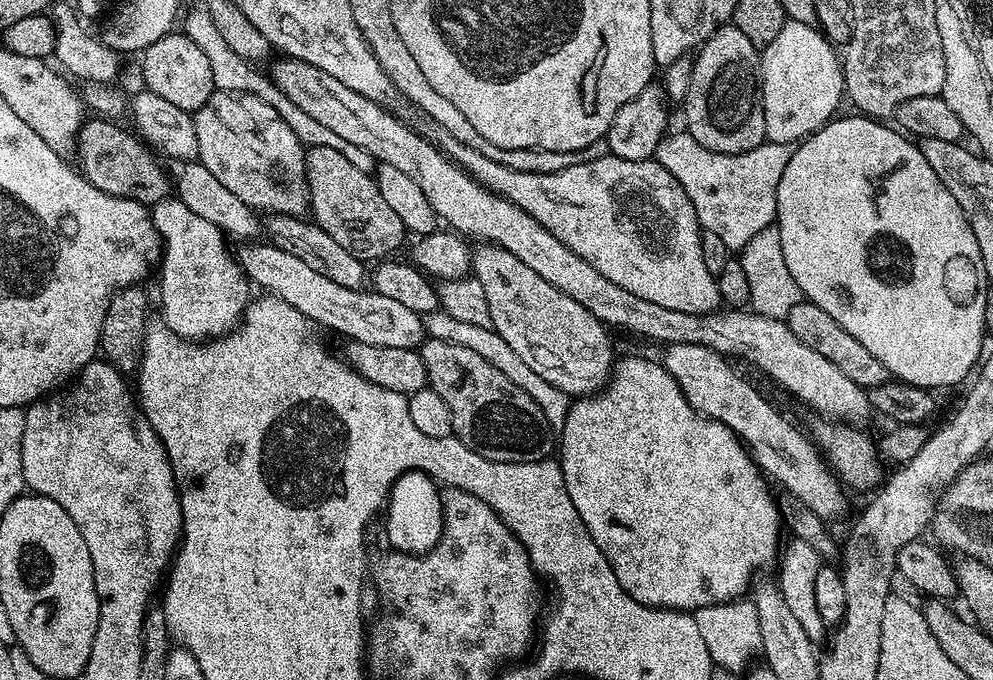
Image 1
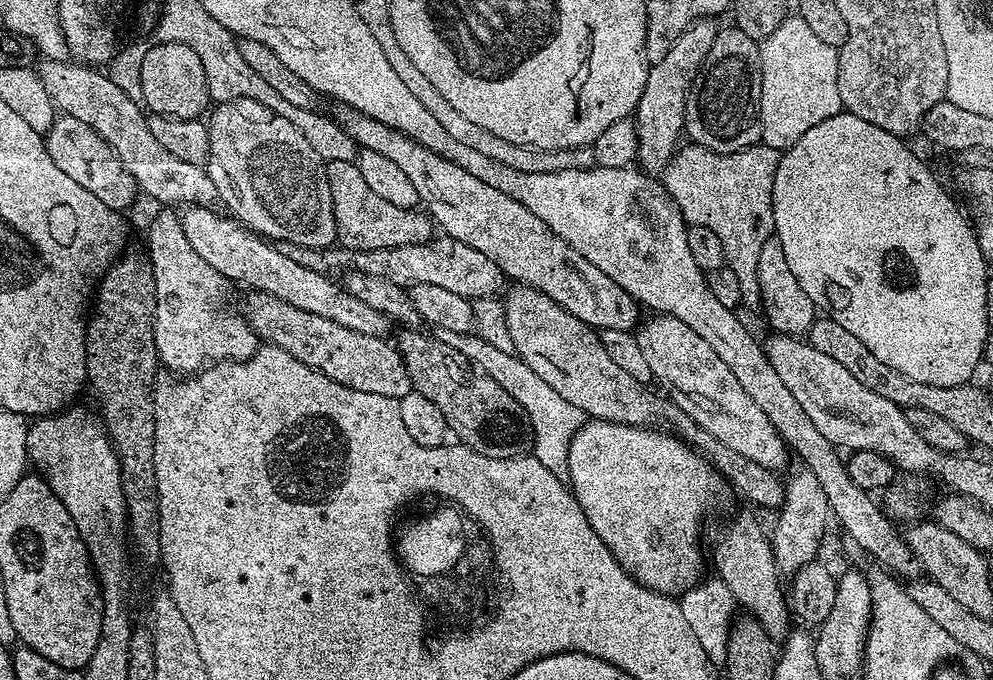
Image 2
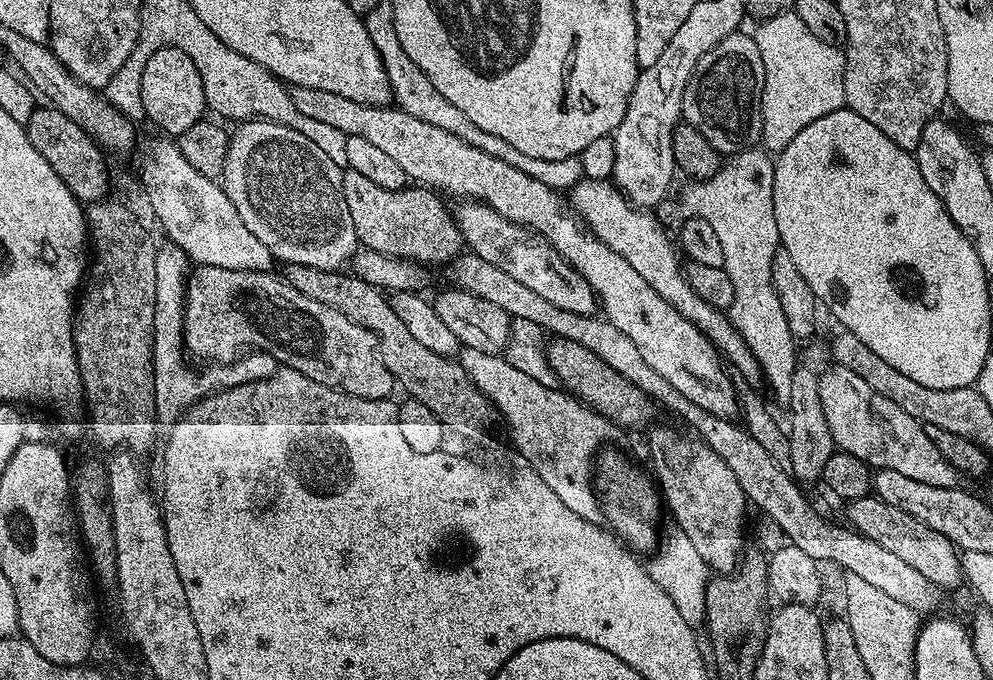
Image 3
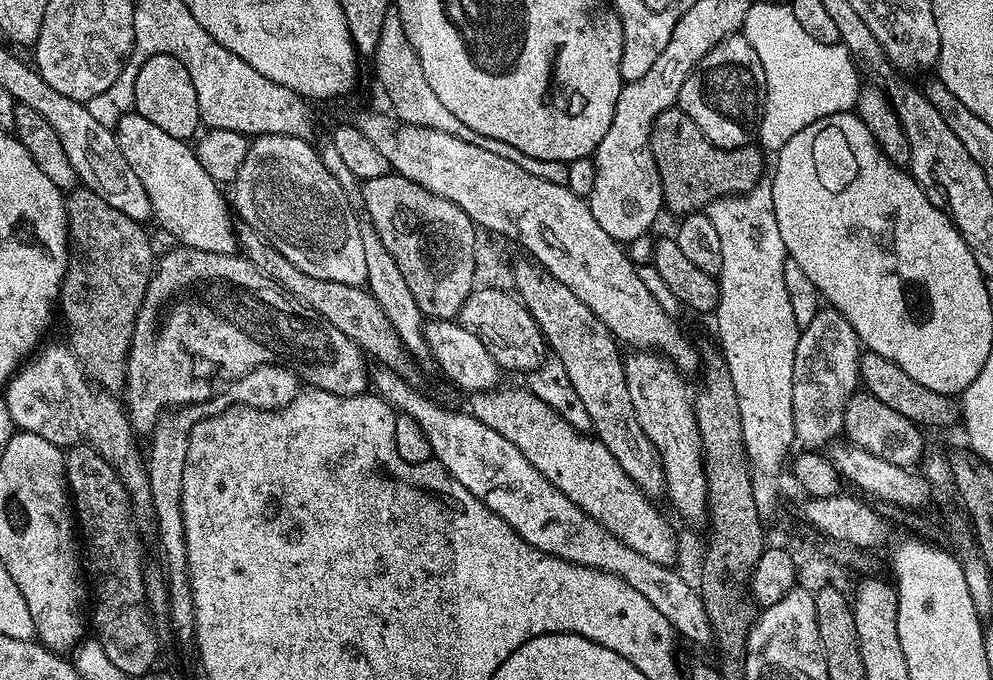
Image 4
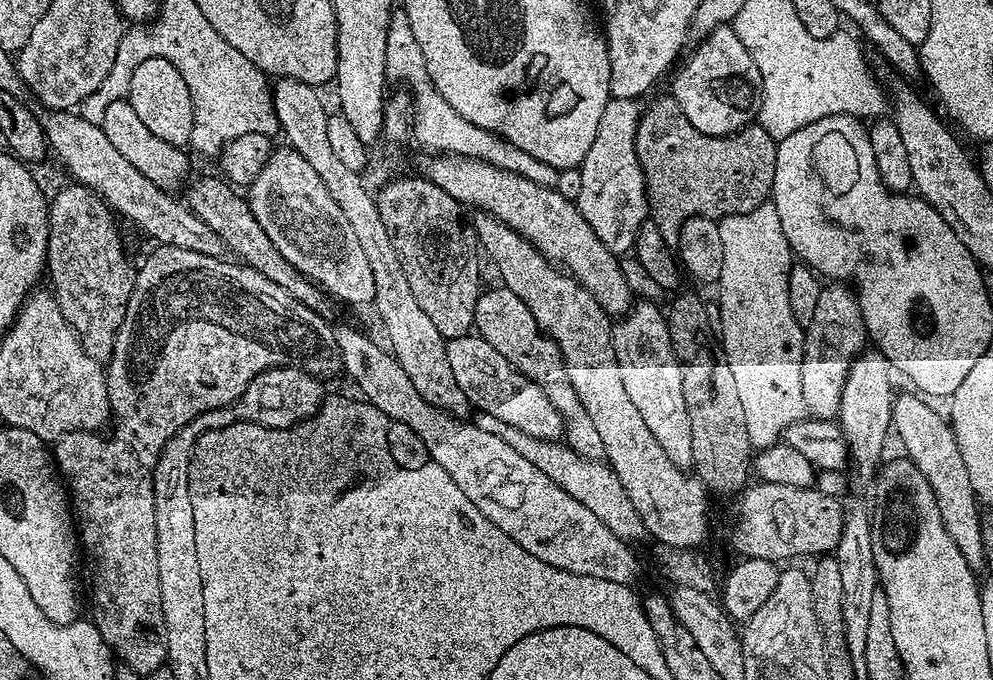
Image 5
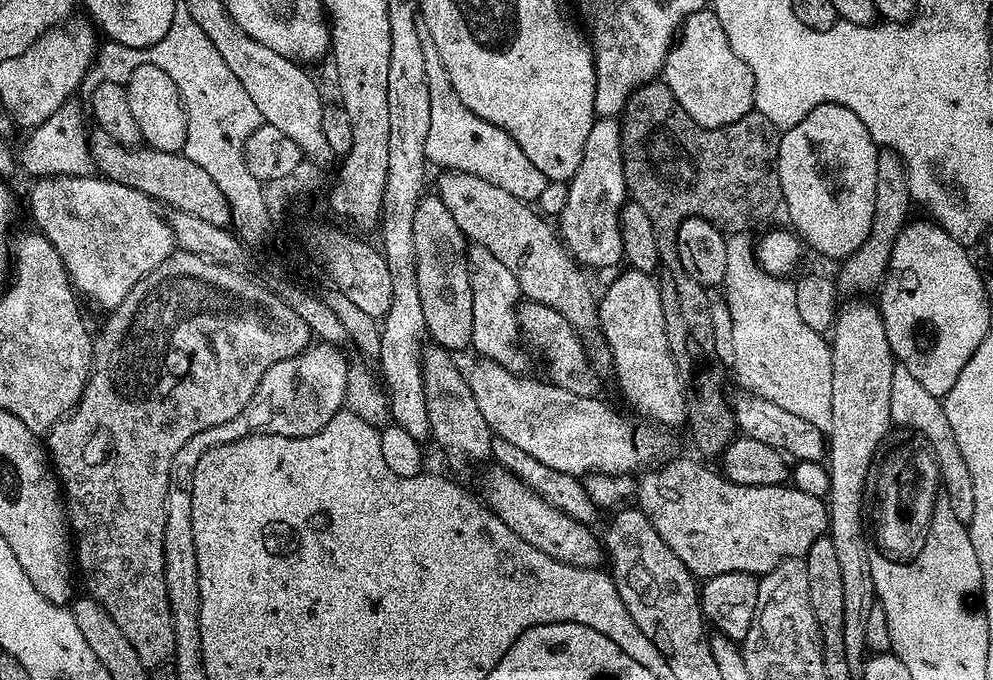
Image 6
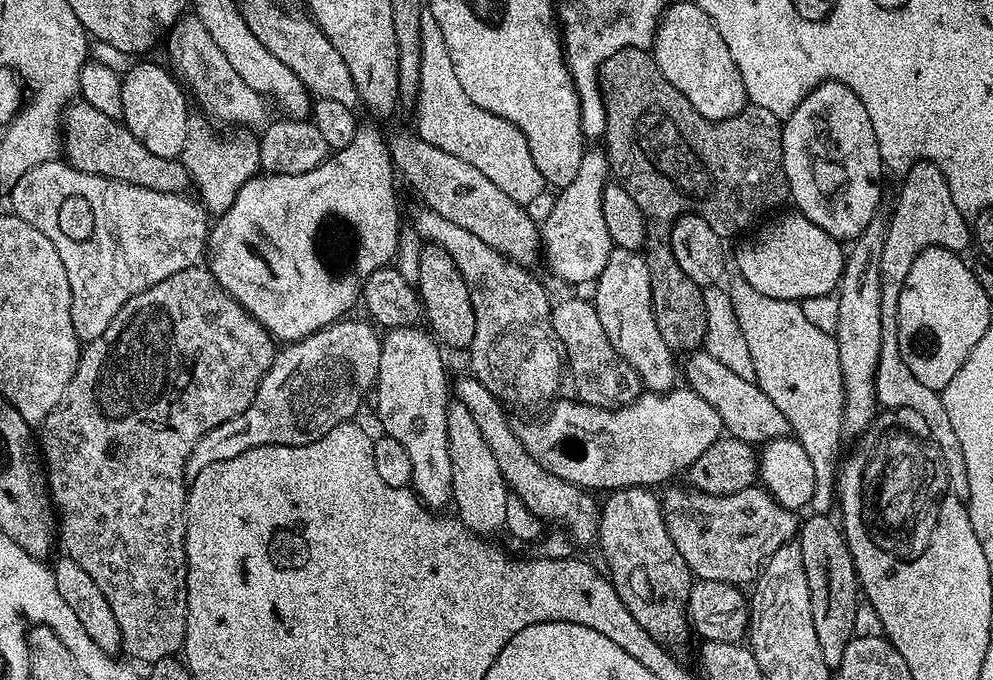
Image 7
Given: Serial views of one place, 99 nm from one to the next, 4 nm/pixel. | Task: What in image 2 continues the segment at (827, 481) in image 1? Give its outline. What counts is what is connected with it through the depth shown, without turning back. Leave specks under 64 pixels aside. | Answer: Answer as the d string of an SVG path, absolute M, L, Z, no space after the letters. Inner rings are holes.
M652 314L649 317L649 320L647 317L635 329L634 335L638 346L642 346L642 355L650 366L653 381L657 385L660 383L659 387L667 393L670 399L682 411L690 414L690 418L694 418L694 422L698 422L698 426L702 426L702 430L714 434L714 438L718 438L718 442L730 446L730 450L735 450L737 454L743 454L746 458L750 458L750 462L758 462L758 466L766 466L777 474L783 473L783 468L788 464L790 449L778 434L778 430L774 430L774 422L770 422L770 418L766 418L763 410L750 399L750 394L746 394L746 390L742 390L742 385L738 383L738 378L734 378L730 366L726 366L726 362L722 362L722 358L718 358L717 352L702 339L702 334L690 330L690 326L686 326L686 322L678 322L678 318L659 314Z

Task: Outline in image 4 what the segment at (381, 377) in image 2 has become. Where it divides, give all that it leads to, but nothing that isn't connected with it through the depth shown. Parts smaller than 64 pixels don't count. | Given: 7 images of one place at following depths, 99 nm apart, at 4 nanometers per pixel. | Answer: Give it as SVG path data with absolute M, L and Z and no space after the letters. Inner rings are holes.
M172 246L164 257L155 261L150 278L150 286L146 286L146 298L142 298L142 306L136 315L134 322L134 334L130 342L128 351L128 361L126 362L126 378L122 389L122 403L128 413L128 421L132 423L132 431L137 434L151 434L156 429L156 421L165 415L169 410L175 410L185 404L200 404L203 400L212 399L218 386L227 386L233 380L242 378L250 374L263 364L283 364L284 367L292 369L305 385L313 388L321 388L330 394L339 396L363 396L370 388L370 364L366 359L366 354L338 326L330 326L322 314L302 306L293 296L288 295L266 274L262 274L252 263L244 259L240 254L210 254L206 250L194 250L183 246Z

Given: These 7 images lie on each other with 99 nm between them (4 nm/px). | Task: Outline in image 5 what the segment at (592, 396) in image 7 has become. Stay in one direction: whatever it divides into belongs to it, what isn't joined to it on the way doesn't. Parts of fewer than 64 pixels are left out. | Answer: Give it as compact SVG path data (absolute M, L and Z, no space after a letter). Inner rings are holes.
M503 286L495 287L489 292L487 289L480 293L476 303L475 331L486 342L490 342L490 346L494 346L494 350L498 350L498 354L502 354L506 362L510 362L510 366L517 368L523 376L533 380L535 384L549 386L563 381L566 376L564 359L558 346L541 332L534 314L526 310L526 302L522 302L518 294Z

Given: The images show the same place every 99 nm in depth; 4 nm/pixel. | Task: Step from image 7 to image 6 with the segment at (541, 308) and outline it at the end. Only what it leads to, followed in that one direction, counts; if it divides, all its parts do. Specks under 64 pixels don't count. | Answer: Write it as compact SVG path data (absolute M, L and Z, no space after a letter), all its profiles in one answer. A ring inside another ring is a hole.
M472 244L468 249L468 277L470 294L474 302L474 326L471 347L476 348L476 356L498 362L503 368L517 374L523 373L528 364L529 353L522 347L520 317L518 309L522 303L522 293L518 278L486 250L486 246Z

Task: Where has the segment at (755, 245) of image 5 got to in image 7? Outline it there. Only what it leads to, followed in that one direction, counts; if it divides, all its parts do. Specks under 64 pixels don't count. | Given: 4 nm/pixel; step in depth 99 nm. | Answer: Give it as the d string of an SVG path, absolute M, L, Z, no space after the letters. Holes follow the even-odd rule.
M736 278L733 279L733 284L730 284L728 288L728 293L730 294L730 302L734 302L734 315L738 318L738 326L742 326L742 334L746 338L746 347L750 349L750 359L754 361L754 374L756 375L756 384L760 387L761 390L766 394L766 398L770 398L770 402L774 402L774 406L778 406L778 410L782 410L782 414L786 414L786 418L788 419L788 427L791 429L793 433L797 437L802 438L802 443L804 445L804 449L806 450L806 454L810 454L810 462L814 462L814 466L816 467L816 491L818 493L818 504L821 504L821 509L828 510L828 507L833 507L834 501L838 496L838 489L836 486L836 477L838 475L838 459L836 460L836 455L840 452L840 436L842 437L842 429L844 427L844 383L842 382L842 362L838 362L838 346L836 345L836 338L833 333L823 332L822 330L818 330L818 326L812 325L806 318L806 314L802 314L802 310L800 309L799 303L795 300L779 300L778 298L766 298L766 294L758 294L758 290L754 290L754 286L750 286L750 282L746 282L745 280Z

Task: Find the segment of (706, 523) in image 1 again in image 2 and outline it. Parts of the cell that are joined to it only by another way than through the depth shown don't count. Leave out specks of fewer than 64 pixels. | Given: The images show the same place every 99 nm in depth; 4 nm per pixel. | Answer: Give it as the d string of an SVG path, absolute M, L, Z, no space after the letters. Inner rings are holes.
M588 418L585 419L583 426L576 431L574 438L570 442L566 483L571 488L572 497L578 502L578 506L582 506L582 514L586 514L586 522L590 522L594 534L598 534L598 538L602 538L602 542L606 544L610 554L614 554L614 558L620 563L621 570L627 576L632 576L639 584L646 586L650 590L665 594L683 594L701 579L700 567L706 564L706 556L705 553L704 556L700 553L700 523L703 522L704 515L711 510L712 503L719 498L720 491L726 488L726 481L712 467L712 463L704 456L701 456L695 448L690 447L689 444L664 430L639 428L629 424Z

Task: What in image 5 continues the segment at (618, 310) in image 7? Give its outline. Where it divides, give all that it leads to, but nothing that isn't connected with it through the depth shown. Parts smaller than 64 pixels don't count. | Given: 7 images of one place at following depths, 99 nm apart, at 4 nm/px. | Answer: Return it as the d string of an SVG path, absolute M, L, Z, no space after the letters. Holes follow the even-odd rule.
M648 300L642 301L641 304L640 301L633 303L632 307L613 323L612 337L614 354L618 354L618 366L622 370L622 383L626 386L630 402L634 402L638 414L642 414L646 427L650 429L650 434L654 434L658 446L662 446L666 458L670 458L674 466L691 469L694 449L690 438L690 414L686 410L686 398L682 395L682 370L672 349L665 313L662 308Z

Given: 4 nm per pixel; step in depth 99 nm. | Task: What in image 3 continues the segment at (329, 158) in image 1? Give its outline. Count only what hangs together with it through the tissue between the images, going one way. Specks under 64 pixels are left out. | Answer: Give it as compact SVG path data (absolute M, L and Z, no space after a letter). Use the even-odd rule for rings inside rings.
M348 170L342 178L342 194L346 198L346 210L350 210L350 219L354 222L357 241L378 254L401 256L421 266L448 266L465 247L453 209L447 208L440 201L443 199L427 186L385 190L370 182L370 178Z

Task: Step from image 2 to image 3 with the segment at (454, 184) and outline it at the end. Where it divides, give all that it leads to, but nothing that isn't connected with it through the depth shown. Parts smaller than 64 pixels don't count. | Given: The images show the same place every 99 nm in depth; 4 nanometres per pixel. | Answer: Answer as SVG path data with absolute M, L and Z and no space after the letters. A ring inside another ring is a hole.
M460 202L455 205L454 215L458 230L464 238L467 251L471 255L478 258L486 258L486 262L491 262L493 266L498 266L498 270L510 274L510 278L514 278L518 282L522 282L522 286L527 286L529 290L534 290L534 294L546 298L546 302L554 302L554 306L558 306L562 310L570 310L570 314L586 314L587 316L597 315L598 301L596 291L590 286L590 282L586 282L578 273L576 273L572 265L562 258L562 254L558 254L558 250L552 243L542 234L532 231L531 228L523 228L520 224L510 222L498 214L490 206L479 202Z

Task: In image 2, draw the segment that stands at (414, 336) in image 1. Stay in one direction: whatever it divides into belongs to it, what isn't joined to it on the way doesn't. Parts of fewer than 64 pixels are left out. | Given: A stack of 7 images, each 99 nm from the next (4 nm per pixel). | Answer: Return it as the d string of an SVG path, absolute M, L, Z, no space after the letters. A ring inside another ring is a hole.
M188 206L183 209L182 215L180 216L180 221L182 222L182 230L186 230L186 238L190 241L190 246L194 246L194 252L198 254L206 262L210 262L210 266L214 266L214 270L218 270L218 274L222 274L228 280L232 281L233 285L239 286L240 284L244 287L244 290L251 290L253 292L265 292L270 294L274 298L278 298L282 302L290 302L290 306L298 306L300 310L306 310L312 314L322 314L322 318L330 318L332 322L338 322L340 326L347 326L350 330L358 330L358 334L370 334L371 336L382 336L387 337L388 333L388 324L390 325L389 317L382 315L378 310L374 310L374 306L366 306L366 302L362 302L358 298L354 298L354 294L347 292L343 286L343 283L337 282L336 284L331 275L319 272L318 270L310 270L310 266L302 266L298 262L294 262L290 258L286 258L285 255L281 255L281 252L275 249L275 246L272 242L269 242L265 237L257 235L252 231L251 228L245 227L240 223L239 220L233 218L231 215L223 214L224 216L219 216L218 213L212 212L211 207L208 206Z

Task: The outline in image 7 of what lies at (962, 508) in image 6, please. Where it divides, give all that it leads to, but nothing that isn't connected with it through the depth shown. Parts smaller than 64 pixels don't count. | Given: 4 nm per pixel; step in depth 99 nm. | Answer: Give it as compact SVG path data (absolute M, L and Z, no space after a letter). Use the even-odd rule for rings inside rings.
M921 160L908 169L903 180L904 189L896 200L896 209L890 212L886 246L882 246L882 350L876 371L876 402L884 410L909 408L914 415L920 416L921 422L928 427L927 435L939 450L944 465L948 467L950 490L954 490L960 500L967 501L970 482L966 474L966 458L962 458L962 446L958 446L958 434L954 434L954 426L950 426L950 418L946 414L940 392L930 386L922 386L922 382L918 382L918 378L910 374L906 362L900 356L896 311L906 274L910 274L910 266L914 266L914 258L918 258L918 254L927 248L948 248L955 253L964 250L960 248L970 244L970 224L958 210L958 206L954 206L948 180L942 170L938 170L938 166L928 160Z

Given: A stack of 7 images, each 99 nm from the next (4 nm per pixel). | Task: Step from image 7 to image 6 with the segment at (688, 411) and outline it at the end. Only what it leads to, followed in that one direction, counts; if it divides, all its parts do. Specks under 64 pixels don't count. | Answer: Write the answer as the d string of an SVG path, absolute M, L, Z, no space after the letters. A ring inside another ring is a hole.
M480 358L475 362L477 364L472 369L467 369L466 379L474 394L474 402L478 402L478 410L482 410L482 418L486 418L493 434L514 443L538 463L575 478L588 478L593 474L627 477L630 472L639 473L673 459L673 433L661 425L651 422L631 424L622 413L615 412L596 396L570 394L570 390L562 390L551 382L543 384L540 380L531 380L528 374L517 374L493 360Z

